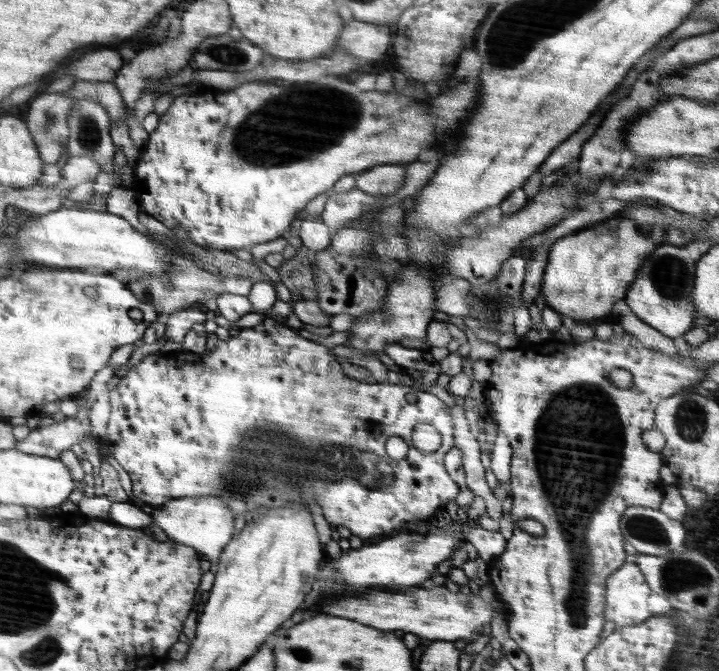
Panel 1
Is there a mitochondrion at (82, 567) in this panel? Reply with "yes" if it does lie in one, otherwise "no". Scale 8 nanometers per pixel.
no

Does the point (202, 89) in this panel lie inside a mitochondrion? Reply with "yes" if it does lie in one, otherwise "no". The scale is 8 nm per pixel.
no

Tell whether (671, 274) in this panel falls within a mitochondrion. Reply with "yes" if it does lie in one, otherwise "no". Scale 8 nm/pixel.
yes

